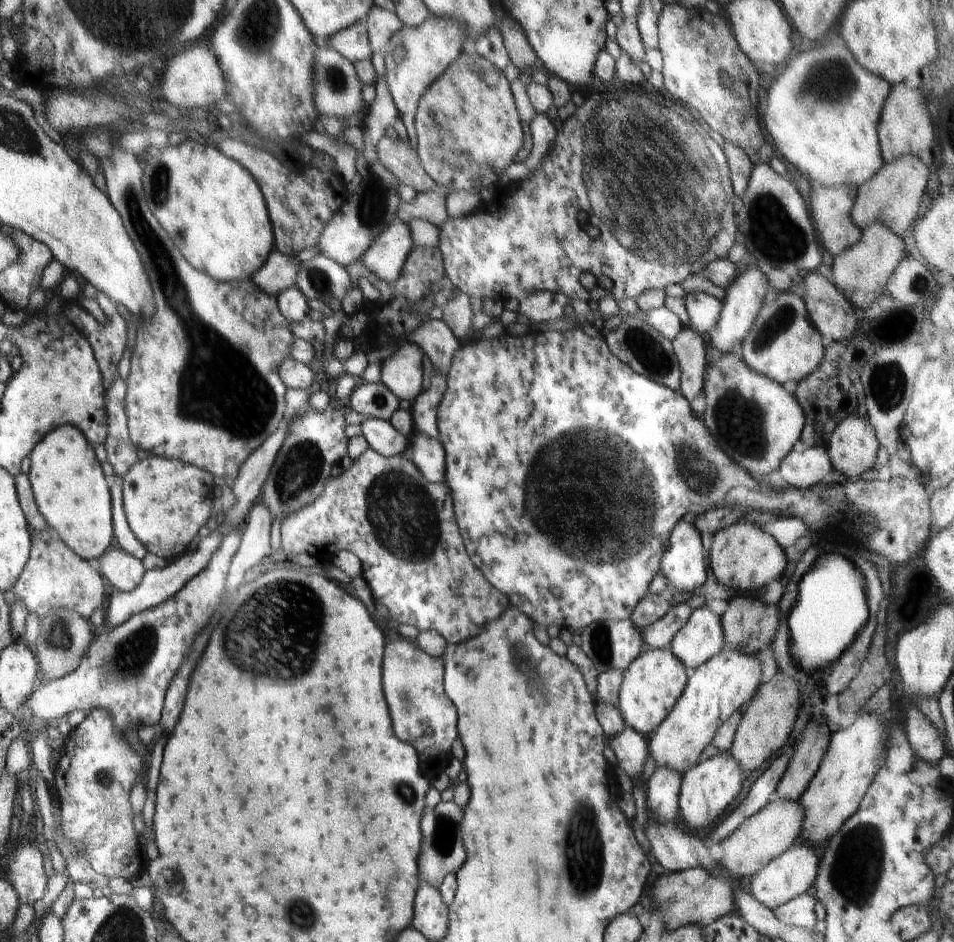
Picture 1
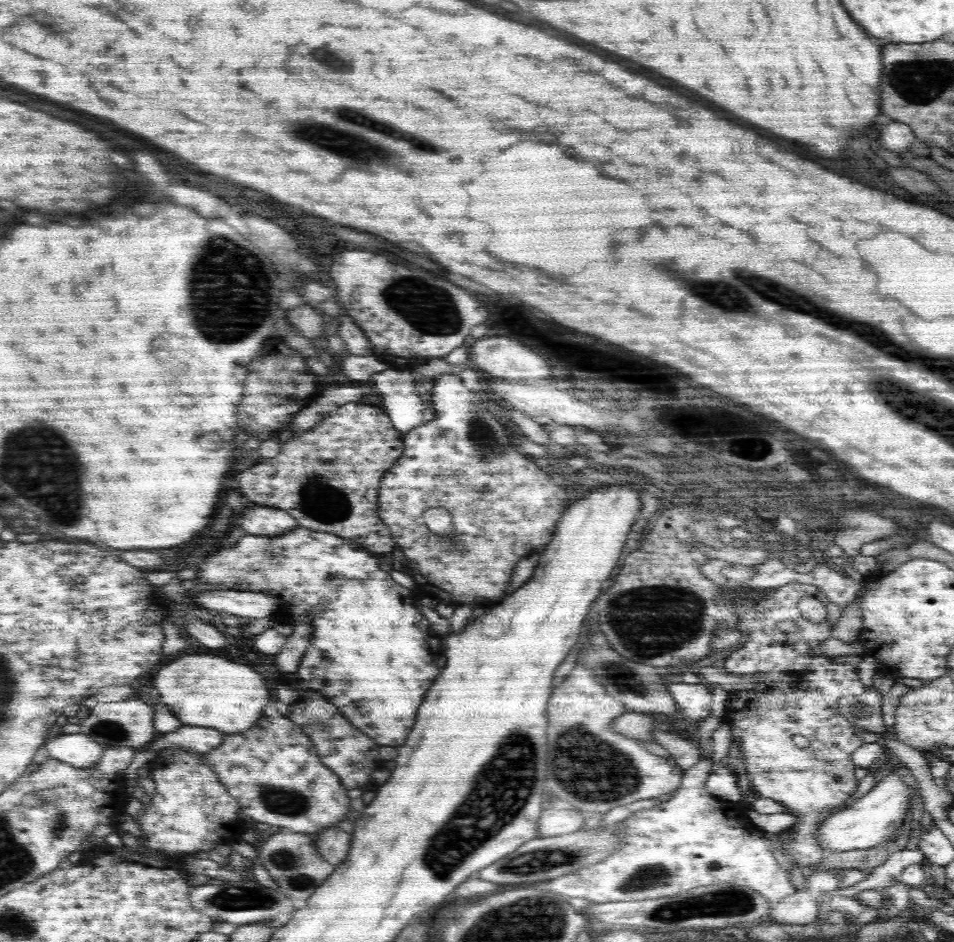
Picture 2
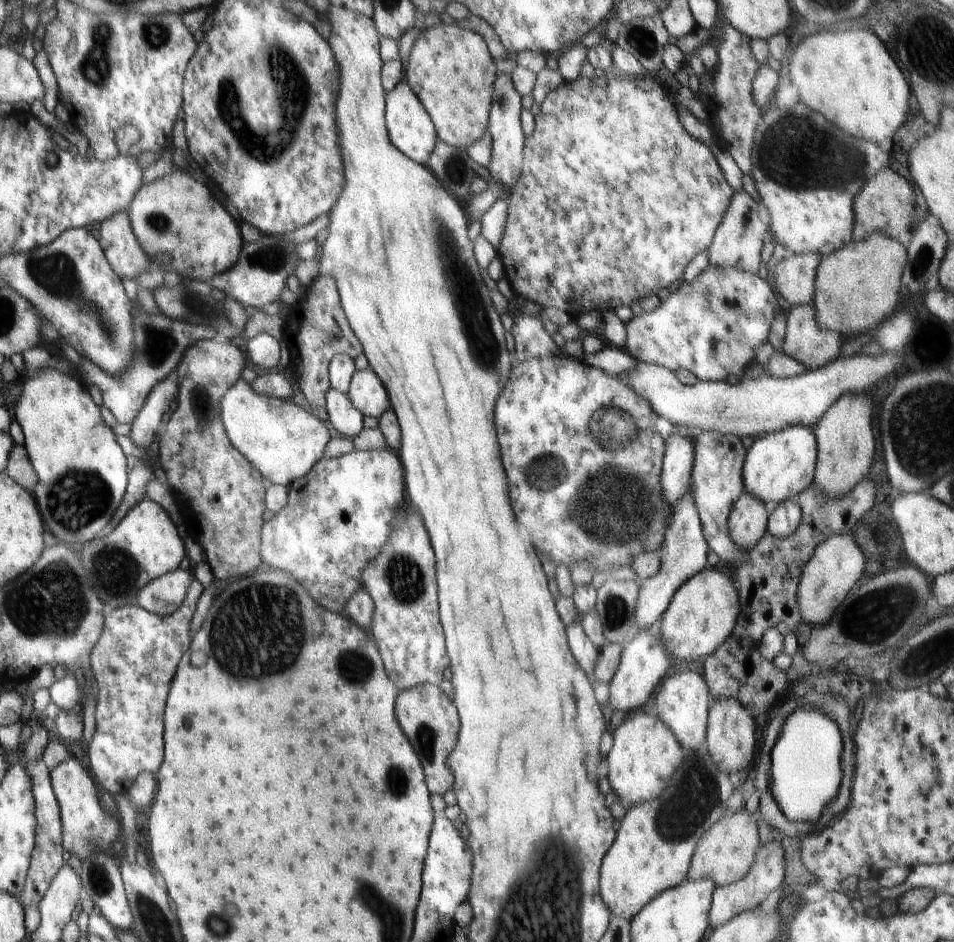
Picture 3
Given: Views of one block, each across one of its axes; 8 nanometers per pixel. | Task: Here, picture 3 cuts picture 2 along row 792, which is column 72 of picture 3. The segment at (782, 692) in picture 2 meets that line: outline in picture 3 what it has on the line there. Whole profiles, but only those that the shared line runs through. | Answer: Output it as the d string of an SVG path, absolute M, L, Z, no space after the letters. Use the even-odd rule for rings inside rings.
M71 758L66 759L62 764L49 771L51 785L59 804L60 818L62 825L62 846L63 850L68 850L71 854L85 859L95 848L107 850L108 844L118 838L121 832L121 825L118 818L109 812L104 812L104 808L98 802L96 786L90 780L90 776L84 772L84 768Z

